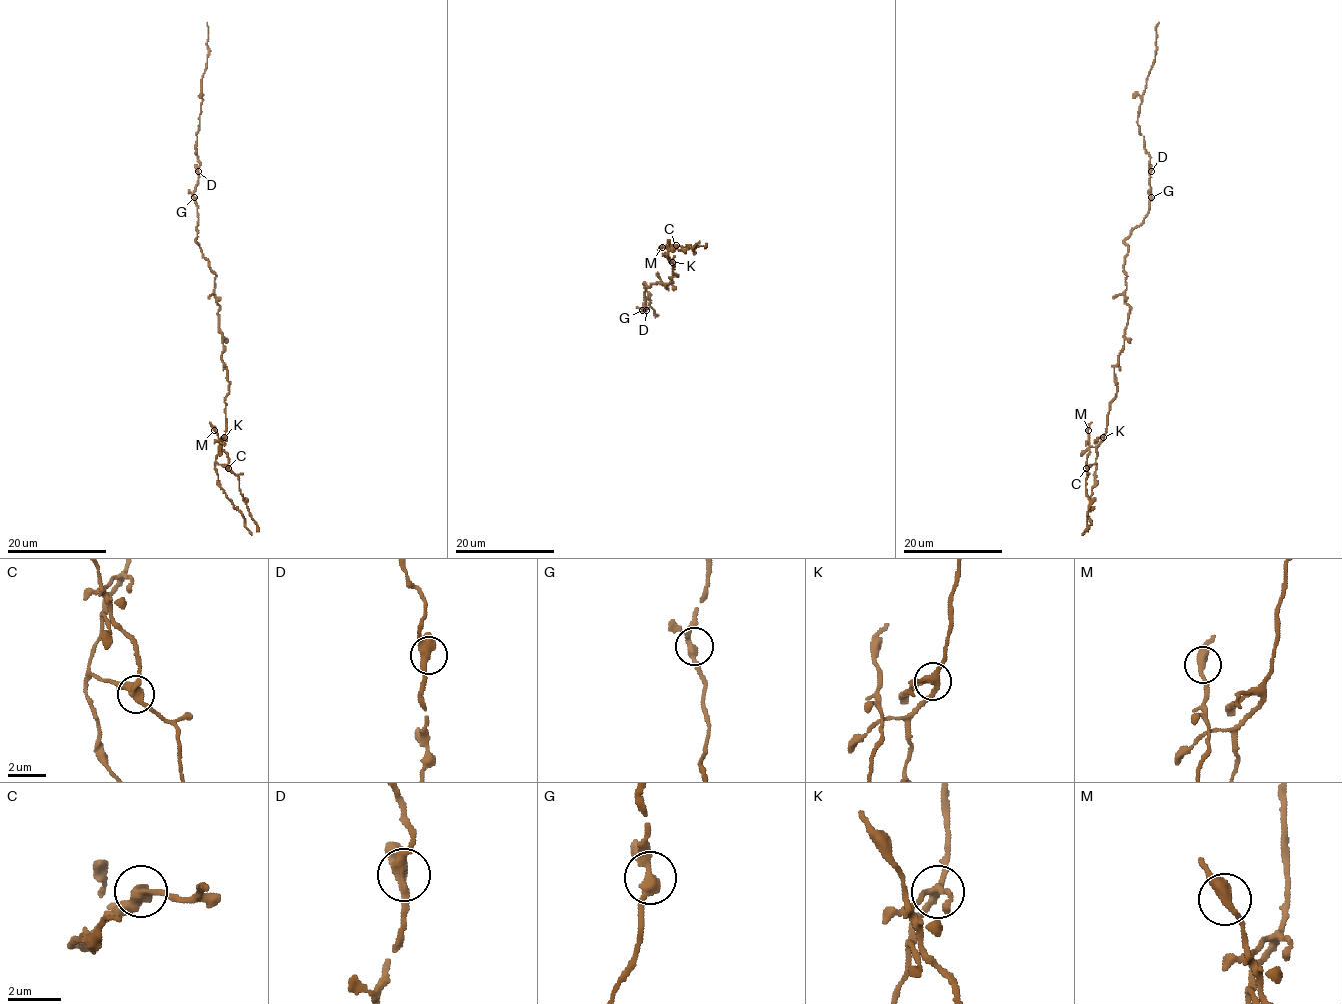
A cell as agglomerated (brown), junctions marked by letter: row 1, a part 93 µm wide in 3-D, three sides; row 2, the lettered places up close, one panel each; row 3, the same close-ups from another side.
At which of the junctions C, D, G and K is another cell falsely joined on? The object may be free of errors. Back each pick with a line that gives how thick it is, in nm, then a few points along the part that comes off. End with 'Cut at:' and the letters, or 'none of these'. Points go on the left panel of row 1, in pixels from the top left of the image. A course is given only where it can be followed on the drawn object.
C: 320 nm | (228, 468), (239, 479), (240, 494), (259, 531)
Cut at: C

